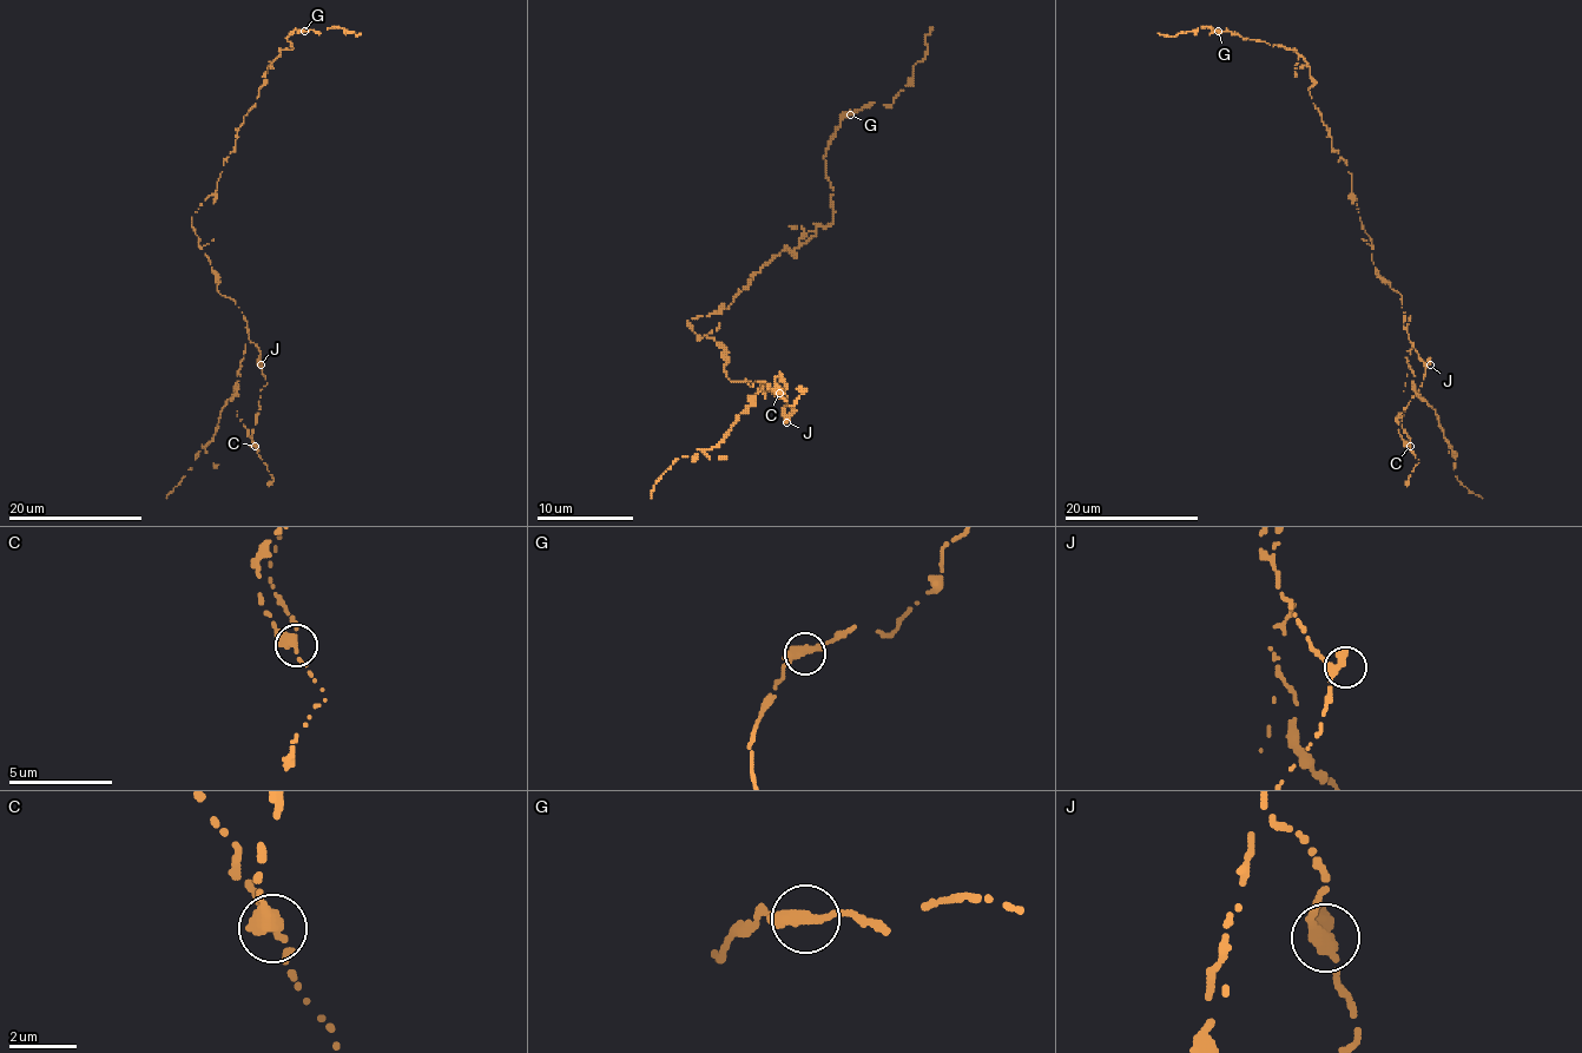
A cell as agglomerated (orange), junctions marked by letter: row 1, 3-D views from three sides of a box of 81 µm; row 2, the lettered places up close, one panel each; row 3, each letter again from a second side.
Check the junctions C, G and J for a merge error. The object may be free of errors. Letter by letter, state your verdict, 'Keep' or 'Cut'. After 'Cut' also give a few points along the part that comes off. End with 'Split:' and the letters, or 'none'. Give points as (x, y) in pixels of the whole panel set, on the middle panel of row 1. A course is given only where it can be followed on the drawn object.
C: Cut
G: Keep
J: Keep
Split: C

